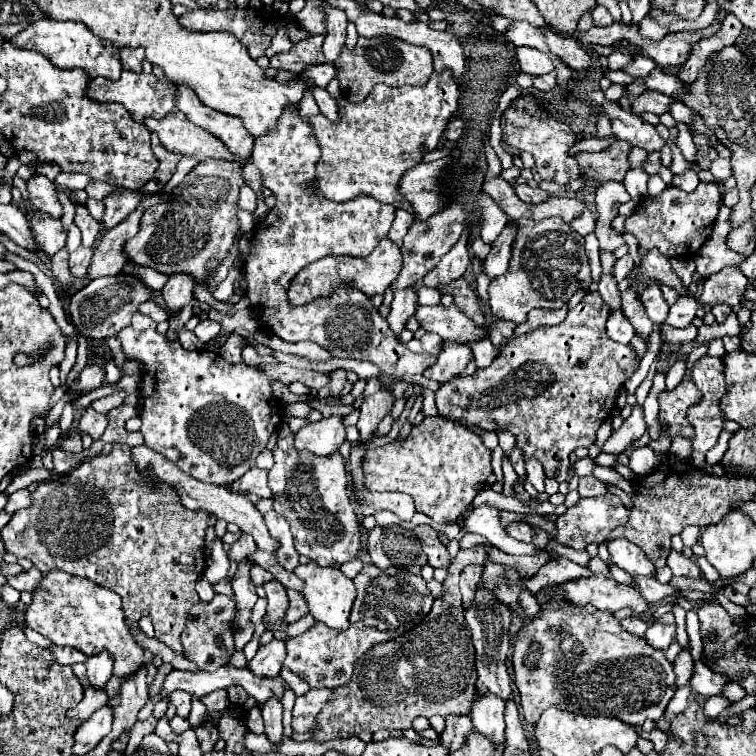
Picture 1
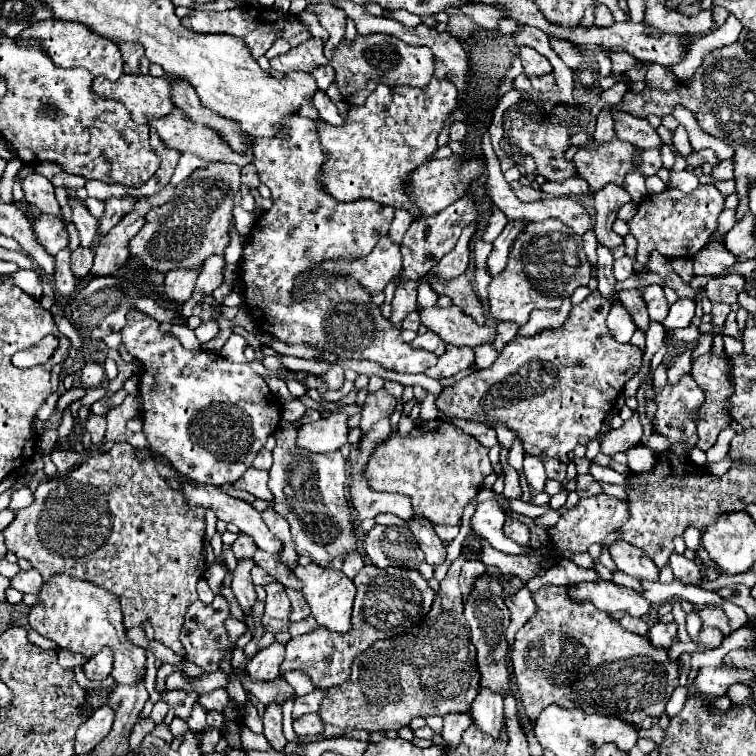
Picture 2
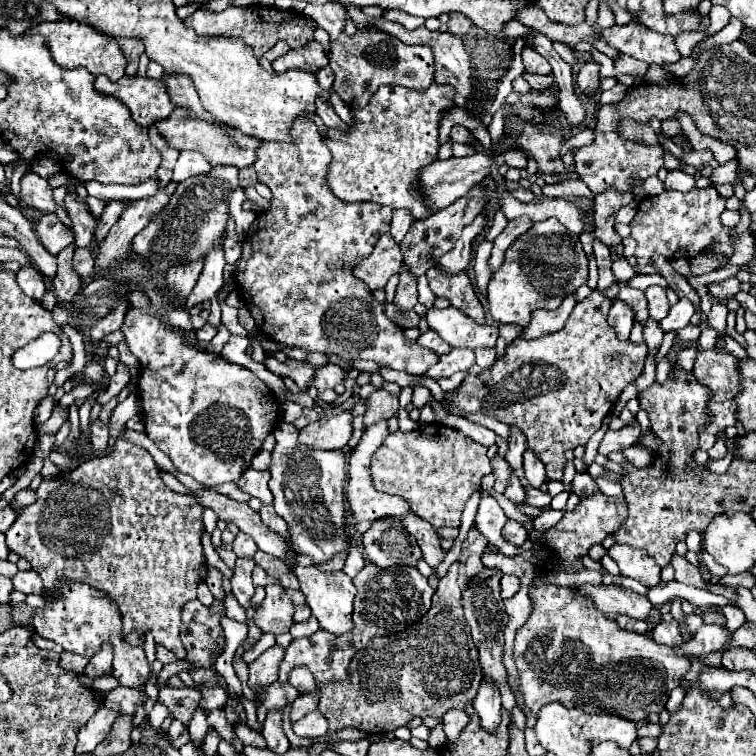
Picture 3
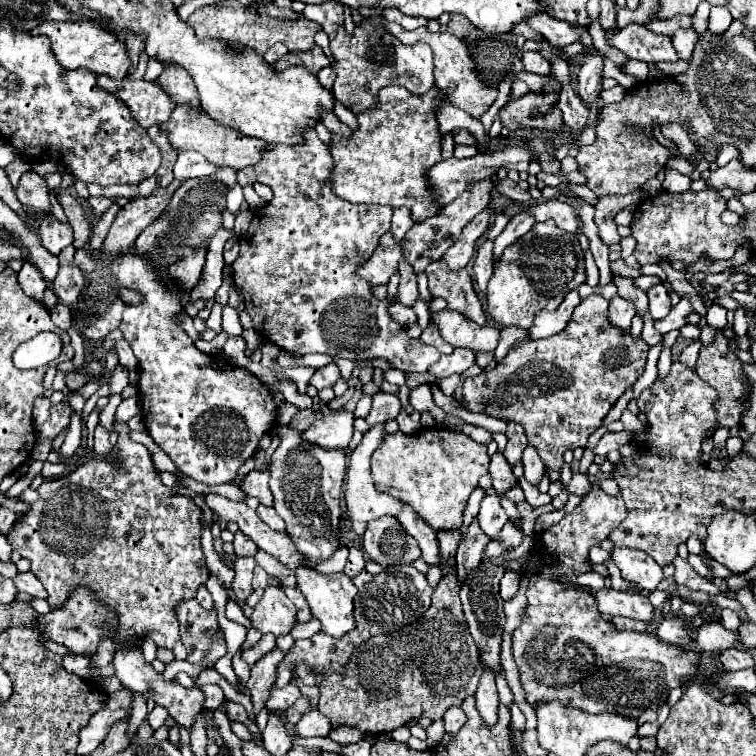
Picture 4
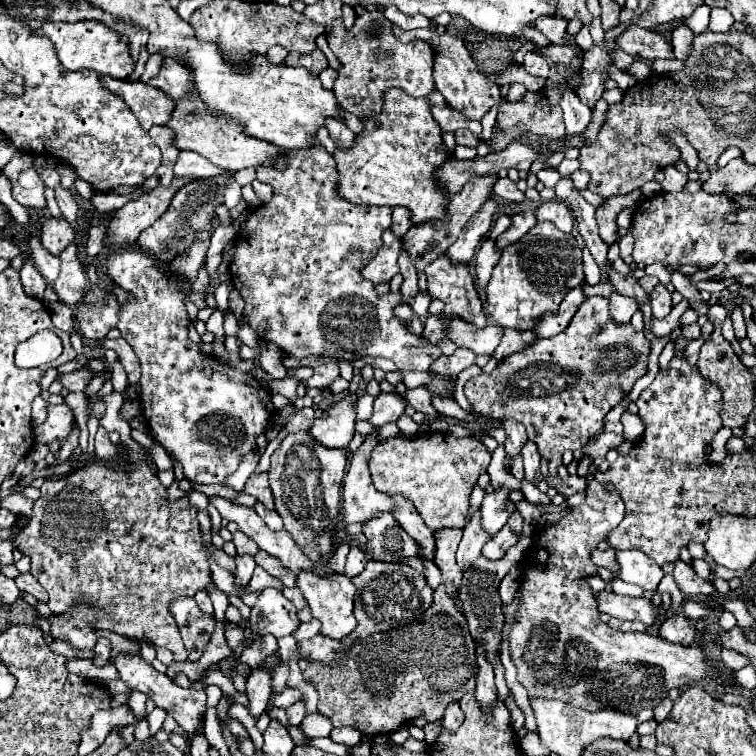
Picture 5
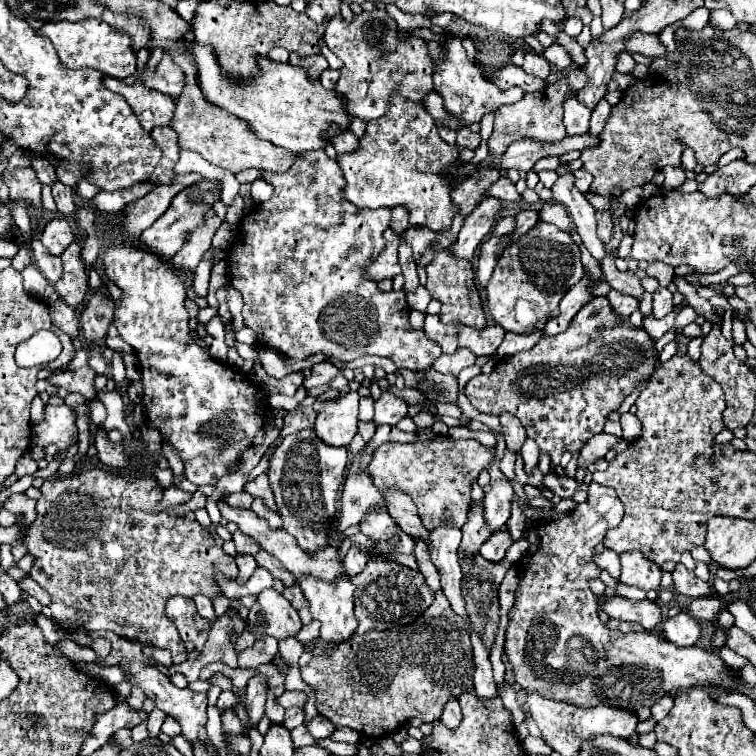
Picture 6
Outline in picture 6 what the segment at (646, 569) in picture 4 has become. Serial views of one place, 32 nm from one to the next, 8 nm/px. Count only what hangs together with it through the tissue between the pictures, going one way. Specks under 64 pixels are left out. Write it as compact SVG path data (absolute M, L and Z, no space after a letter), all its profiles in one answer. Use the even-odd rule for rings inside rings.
M624 552L620 554L622 574L620 582L626 586L636 586L642 590L656 590L660 586L662 570L658 564L652 564L642 556L642 552Z

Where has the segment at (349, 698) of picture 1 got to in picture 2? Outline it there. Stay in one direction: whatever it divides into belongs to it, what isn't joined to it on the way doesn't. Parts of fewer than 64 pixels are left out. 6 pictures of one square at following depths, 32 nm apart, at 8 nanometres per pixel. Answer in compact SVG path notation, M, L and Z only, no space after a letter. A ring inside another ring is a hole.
M466 556L452 562L446 578L440 582L430 612L420 624L410 632L376 640L354 658L352 674L346 682L326 688L326 696L320 704L320 716L326 726L322 738L340 736L346 730L366 730L370 734L388 732L408 726L416 716L428 718L470 710L480 690L480 670L476 664L476 648L462 616L464 606L458 574L464 562Z

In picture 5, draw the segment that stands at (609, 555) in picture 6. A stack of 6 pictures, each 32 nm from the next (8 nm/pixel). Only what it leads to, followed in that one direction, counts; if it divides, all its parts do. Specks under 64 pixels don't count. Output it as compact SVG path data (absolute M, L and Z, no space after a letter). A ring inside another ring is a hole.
M595 548L591 553L591 560L596 566L607 568L612 574L619 574L619 565L616 561L616 551L610 548L606 551L601 551Z

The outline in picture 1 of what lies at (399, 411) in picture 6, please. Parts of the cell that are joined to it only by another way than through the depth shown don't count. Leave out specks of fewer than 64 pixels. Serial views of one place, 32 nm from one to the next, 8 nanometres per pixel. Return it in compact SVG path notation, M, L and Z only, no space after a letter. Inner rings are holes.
M384 388L364 400L364 404L360 406L360 420L358 420L358 430L362 440L368 440L372 436L376 424L380 422L380 418L390 414L392 406L394 406L394 396Z

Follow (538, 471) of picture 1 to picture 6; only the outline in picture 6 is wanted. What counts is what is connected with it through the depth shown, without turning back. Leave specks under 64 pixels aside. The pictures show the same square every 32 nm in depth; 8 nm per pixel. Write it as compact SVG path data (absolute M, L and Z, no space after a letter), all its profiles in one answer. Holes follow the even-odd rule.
M526 438L524 446L522 446L522 450L520 450L520 456L522 456L522 460L524 460L524 470L526 470L528 476L532 474L532 470L534 470L536 464L538 464L538 454L540 454L538 444L536 444L534 440Z

